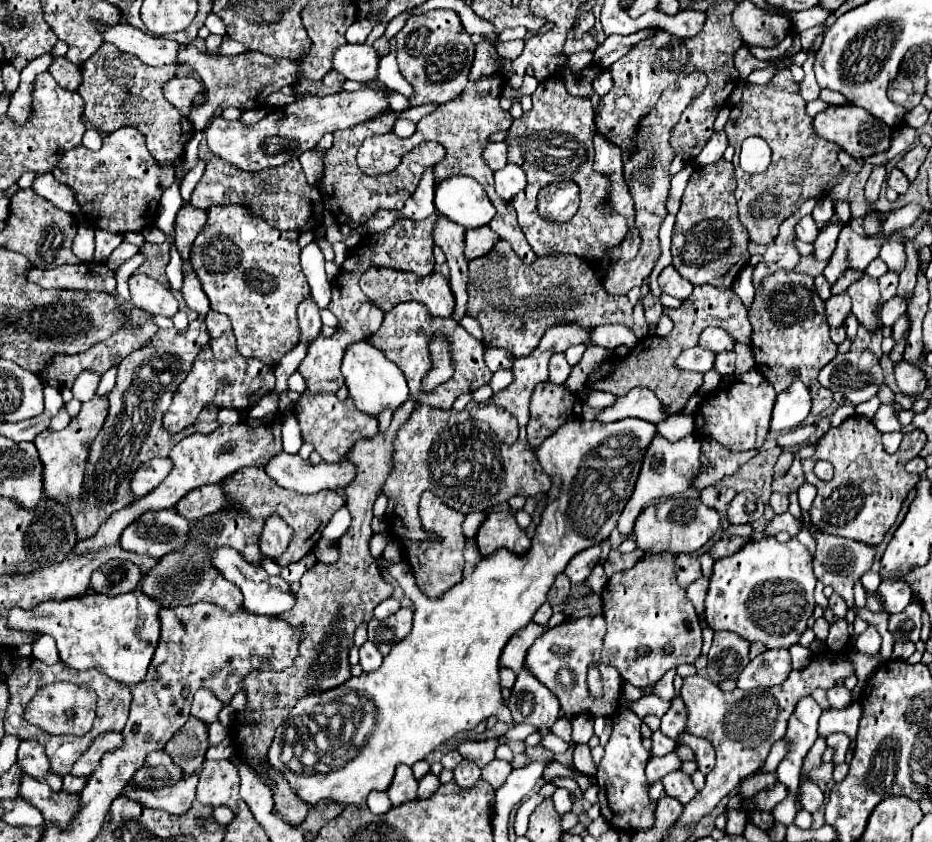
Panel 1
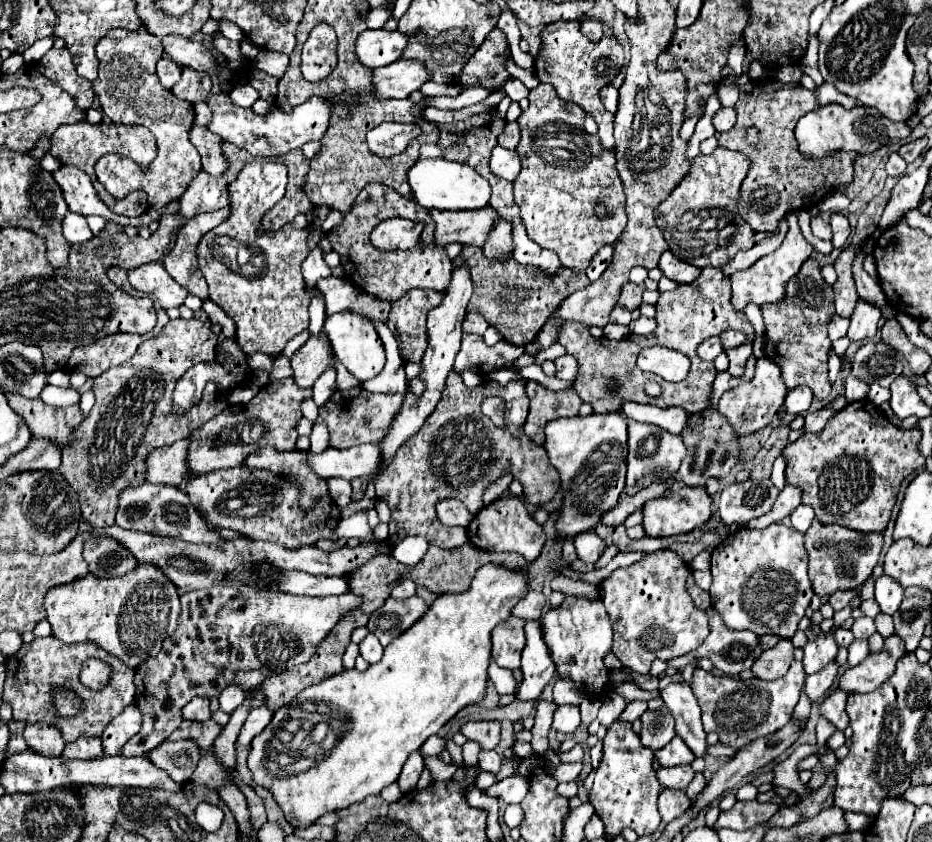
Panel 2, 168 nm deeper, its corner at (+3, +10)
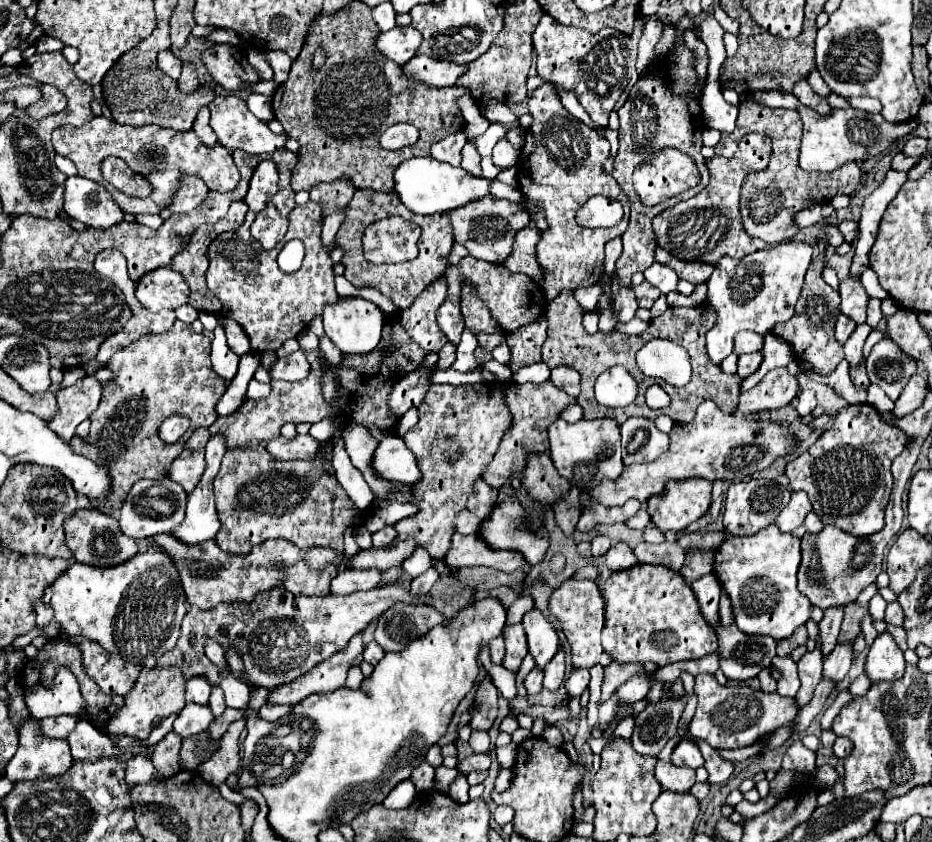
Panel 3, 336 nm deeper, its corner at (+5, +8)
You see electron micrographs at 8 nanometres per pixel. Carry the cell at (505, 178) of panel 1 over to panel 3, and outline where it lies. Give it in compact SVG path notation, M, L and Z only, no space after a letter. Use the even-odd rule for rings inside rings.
M501 138L501 140L495 144L495 148L493 148L493 164L495 164L497 168L501 168L501 170L513 168L513 166L517 164L517 158L519 158L517 150L515 150L505 138Z

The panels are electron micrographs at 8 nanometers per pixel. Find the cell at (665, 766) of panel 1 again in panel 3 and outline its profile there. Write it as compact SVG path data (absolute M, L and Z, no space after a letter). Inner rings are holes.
M683 738L671 754L671 764L673 766L689 766L689 768L703 766L703 758L701 758L701 752L697 750L697 744Z

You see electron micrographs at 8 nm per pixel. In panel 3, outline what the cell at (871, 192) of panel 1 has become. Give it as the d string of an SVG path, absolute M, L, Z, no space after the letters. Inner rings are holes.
M869 298L869 306L867 306L867 324L869 326L877 326L881 320L881 300L879 298Z

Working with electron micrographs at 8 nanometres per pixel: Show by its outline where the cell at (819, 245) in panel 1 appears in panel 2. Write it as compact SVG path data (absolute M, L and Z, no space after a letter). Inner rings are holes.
M835 212L831 216L831 228L833 228L833 244L835 248L843 248L847 244L847 238L849 238L849 220L845 214L841 212Z

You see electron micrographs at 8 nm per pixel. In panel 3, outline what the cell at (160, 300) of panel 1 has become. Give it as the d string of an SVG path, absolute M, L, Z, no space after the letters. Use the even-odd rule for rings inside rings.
M169 266L147 272L135 290L137 300L153 312L175 310L181 304L187 304L189 286L181 274L173 272Z

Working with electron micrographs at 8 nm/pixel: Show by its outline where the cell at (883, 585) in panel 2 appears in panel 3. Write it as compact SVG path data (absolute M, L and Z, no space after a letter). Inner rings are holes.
M889 602L889 604L887 604L885 622L887 622L887 624L895 624L895 626L901 626L901 624L903 624L903 610L901 610L899 602Z

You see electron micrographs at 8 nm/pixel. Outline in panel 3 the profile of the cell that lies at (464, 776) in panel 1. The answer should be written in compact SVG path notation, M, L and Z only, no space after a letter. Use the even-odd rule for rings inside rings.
M473 732L469 738L469 746L473 748L475 754L489 752L489 734L487 732Z

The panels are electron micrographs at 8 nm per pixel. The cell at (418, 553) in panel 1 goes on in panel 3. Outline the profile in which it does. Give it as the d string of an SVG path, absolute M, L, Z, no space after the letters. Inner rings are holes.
M467 508L461 510L461 514L455 516L455 522L457 522L455 524L455 530L459 534L477 534L477 530L481 526L481 520L477 516L473 516Z

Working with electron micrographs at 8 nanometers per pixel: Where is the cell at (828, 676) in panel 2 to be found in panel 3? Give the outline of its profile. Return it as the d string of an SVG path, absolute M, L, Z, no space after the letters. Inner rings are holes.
M837 644L833 648L833 652L823 656L823 674L821 676L833 684L839 684L845 678L845 674L849 672L851 654L853 654L853 650L847 644Z

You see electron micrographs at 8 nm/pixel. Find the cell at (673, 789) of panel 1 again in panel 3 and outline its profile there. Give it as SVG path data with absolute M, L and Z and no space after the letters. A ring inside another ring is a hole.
M657 762L655 778L663 790L689 792L689 788L695 784L695 770L693 768L677 768L677 766L671 766L671 762L669 764Z

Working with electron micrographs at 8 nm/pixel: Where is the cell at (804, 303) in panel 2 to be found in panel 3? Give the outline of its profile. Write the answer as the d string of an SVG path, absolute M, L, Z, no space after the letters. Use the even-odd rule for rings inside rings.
M819 254L807 270L793 318L789 318L787 322L779 322L773 328L773 334L777 334L779 338L783 338L785 342L791 344L797 362L811 364L813 372L817 372L817 374L831 374L837 368L837 364L843 360L843 346L833 338L833 326L839 316L841 298L839 298L837 290L833 290L831 286L827 286L823 282L821 270L825 268L825 264L821 258L823 256Z

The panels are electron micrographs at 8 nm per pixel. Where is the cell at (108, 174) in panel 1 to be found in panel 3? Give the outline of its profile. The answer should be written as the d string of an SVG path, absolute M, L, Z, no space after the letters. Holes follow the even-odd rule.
M99 116L79 128L59 126L53 132L53 148L57 154L73 160L79 176L85 176L85 178L95 180L97 184L105 186L109 190L109 194L113 196L113 200L119 204L119 208L125 214L133 214L133 216L159 214L171 202L171 194L175 194L175 190L179 186L179 174L195 174L209 186L209 190L215 190L215 192L229 192L239 182L239 170L231 158L231 152L225 150L225 146L221 146L221 144L215 144L213 148L205 146L193 130L189 130L185 134L177 134L173 130L161 130L157 126L133 128L133 126L117 124L105 116ZM105 156L123 158L131 166L131 170L147 176L149 182L153 184L151 196L147 196L143 200L129 198L129 196L117 192L107 180L103 180L99 166Z

